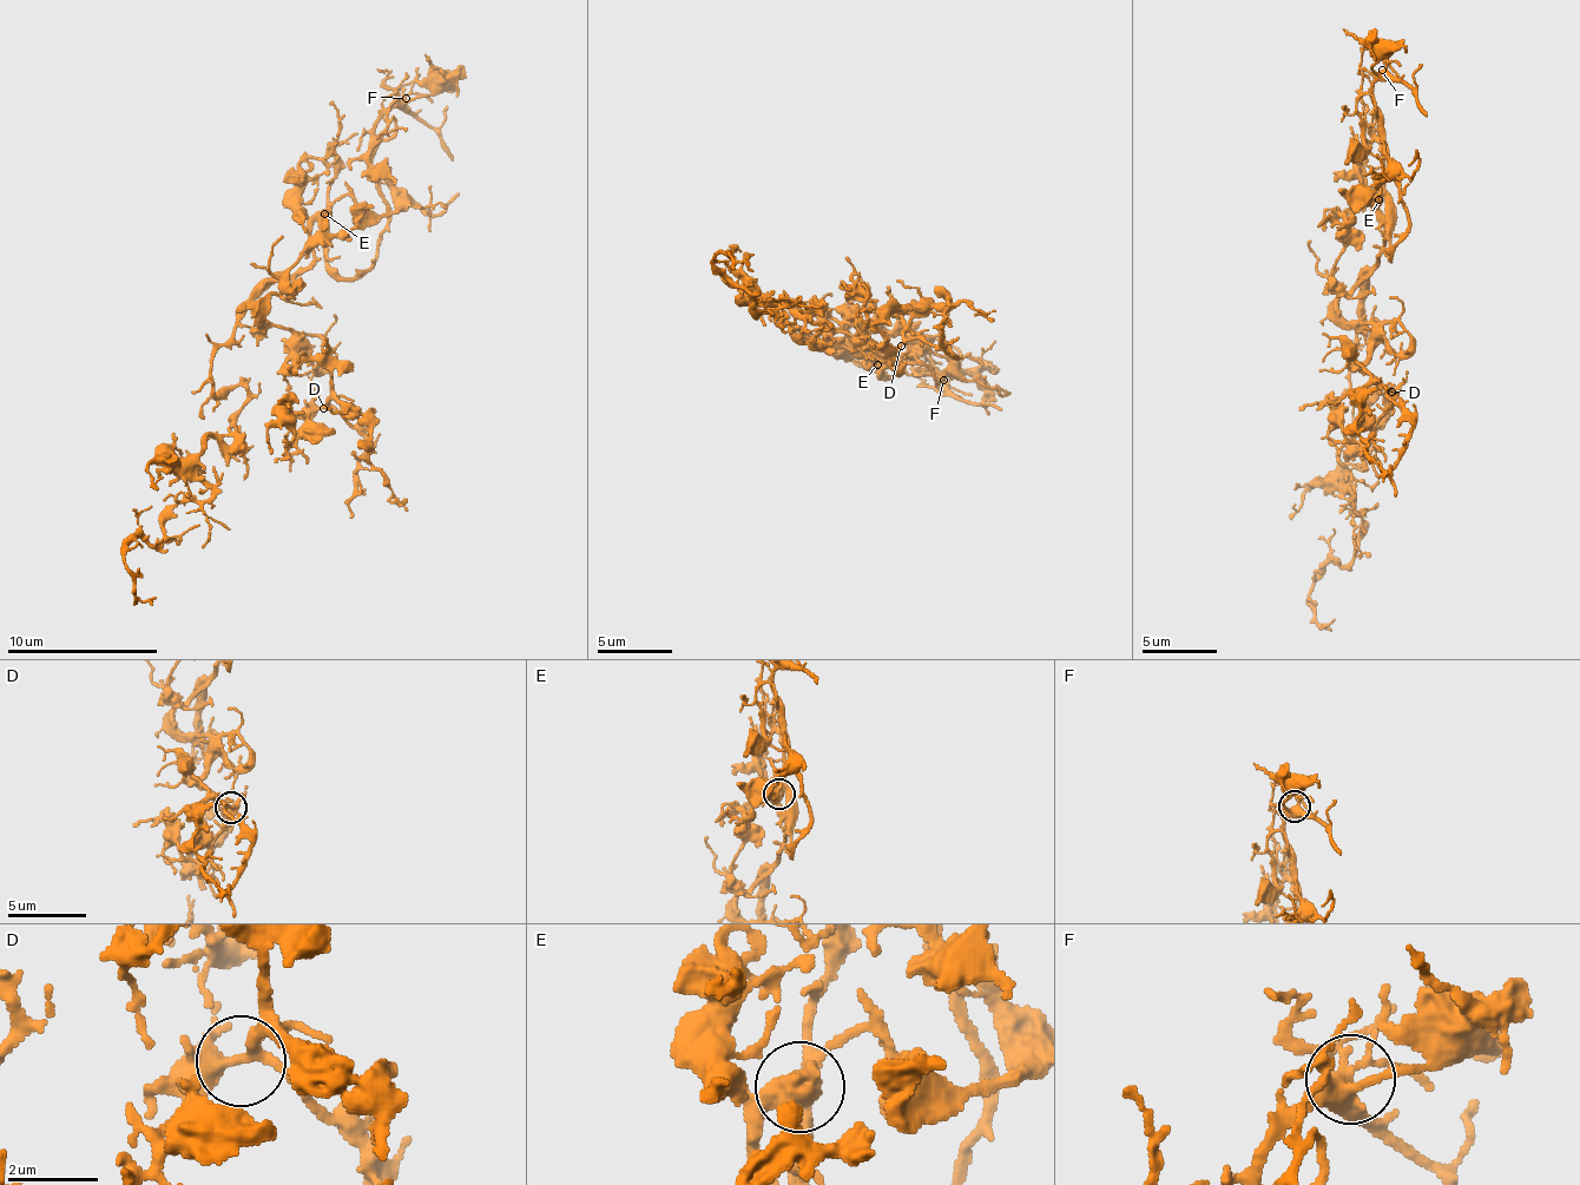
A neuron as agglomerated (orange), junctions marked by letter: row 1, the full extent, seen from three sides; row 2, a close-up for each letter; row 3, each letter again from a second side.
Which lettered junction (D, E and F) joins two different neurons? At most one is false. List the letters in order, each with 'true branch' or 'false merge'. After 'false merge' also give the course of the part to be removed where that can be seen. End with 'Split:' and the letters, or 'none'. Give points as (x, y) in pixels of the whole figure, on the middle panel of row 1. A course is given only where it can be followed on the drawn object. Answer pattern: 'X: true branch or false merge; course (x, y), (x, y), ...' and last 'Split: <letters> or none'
D: true branch
E: true branch
F: true branch
Split: none

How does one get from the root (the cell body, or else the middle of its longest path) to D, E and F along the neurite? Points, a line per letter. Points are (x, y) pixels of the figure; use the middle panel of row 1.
D: (781, 322), (815, 333), (851, 334), (860, 341), (860, 316), (890, 309), (902, 318), (902, 344)
E: (781, 322), (815, 341), (853, 347), (871, 363), (879, 361), (881, 366), (879, 369), (879, 366)
F: (781, 322), (815, 341), (853, 347), (879, 361), (879, 376), (888, 368), (920, 367), (943, 380)

